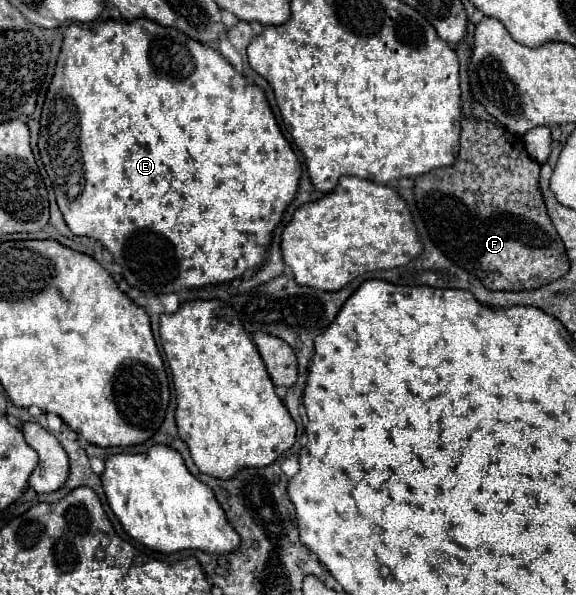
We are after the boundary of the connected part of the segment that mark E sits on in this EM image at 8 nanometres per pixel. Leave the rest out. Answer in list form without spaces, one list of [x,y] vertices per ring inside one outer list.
[[[138,18],[134,22],[106,20],[94,24],[92,28],[76,24],[68,26],[64,34],[62,52],[56,64],[56,74],[52,78],[42,108],[38,148],[68,228],[76,236],[98,238],[104,244],[104,248],[114,256],[116,264],[120,264],[122,270],[128,270],[122,272],[126,282],[132,288],[138,288],[150,296],[160,296],[160,292],[172,294],[184,288],[202,288],[208,284],[228,284],[264,266],[266,252],[272,242],[272,232],[282,222],[288,204],[294,200],[302,174],[294,150],[290,148],[276,124],[266,94],[262,98],[262,90],[258,86],[248,84],[246,78],[240,72],[236,72],[218,50],[204,46],[192,38],[186,38],[182,32],[174,28],[164,28],[144,18]]]

